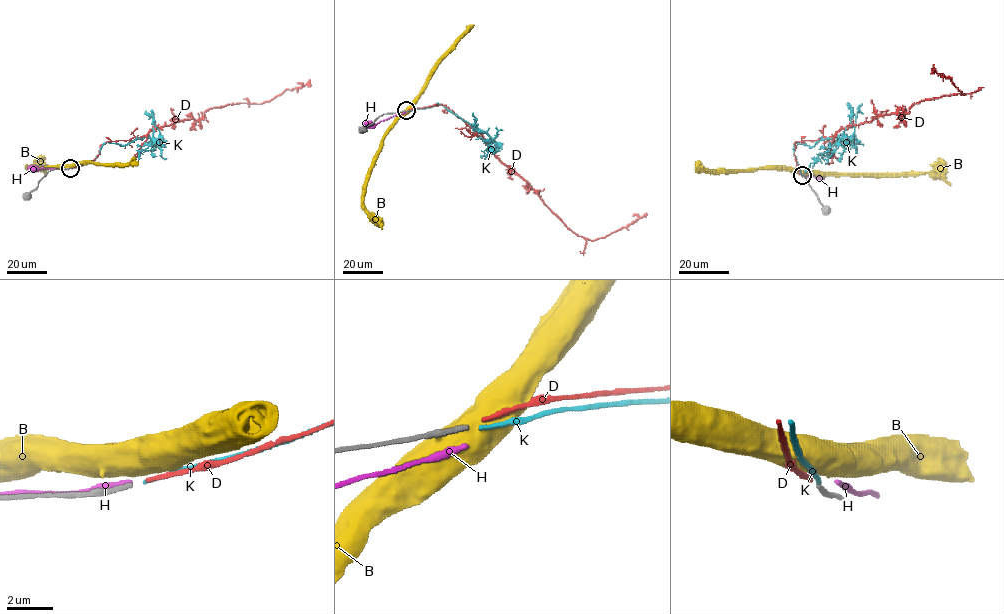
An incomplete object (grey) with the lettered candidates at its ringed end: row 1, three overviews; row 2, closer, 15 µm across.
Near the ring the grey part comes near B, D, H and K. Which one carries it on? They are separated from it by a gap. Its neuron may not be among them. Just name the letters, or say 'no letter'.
K

